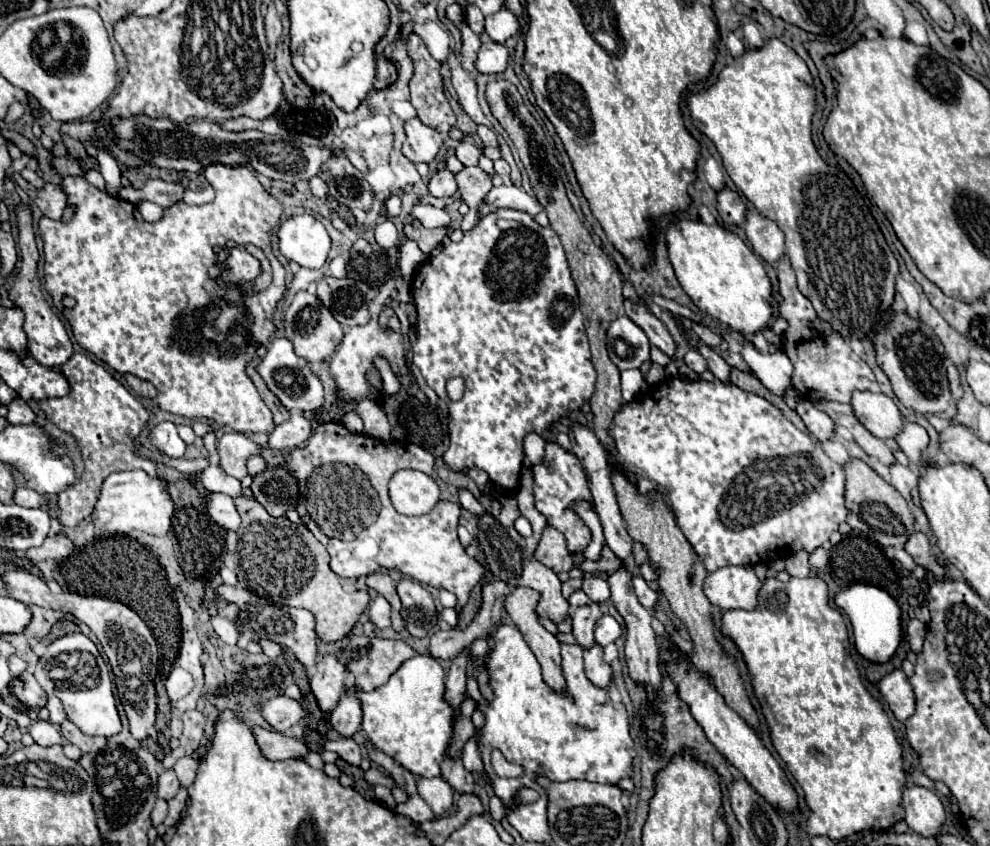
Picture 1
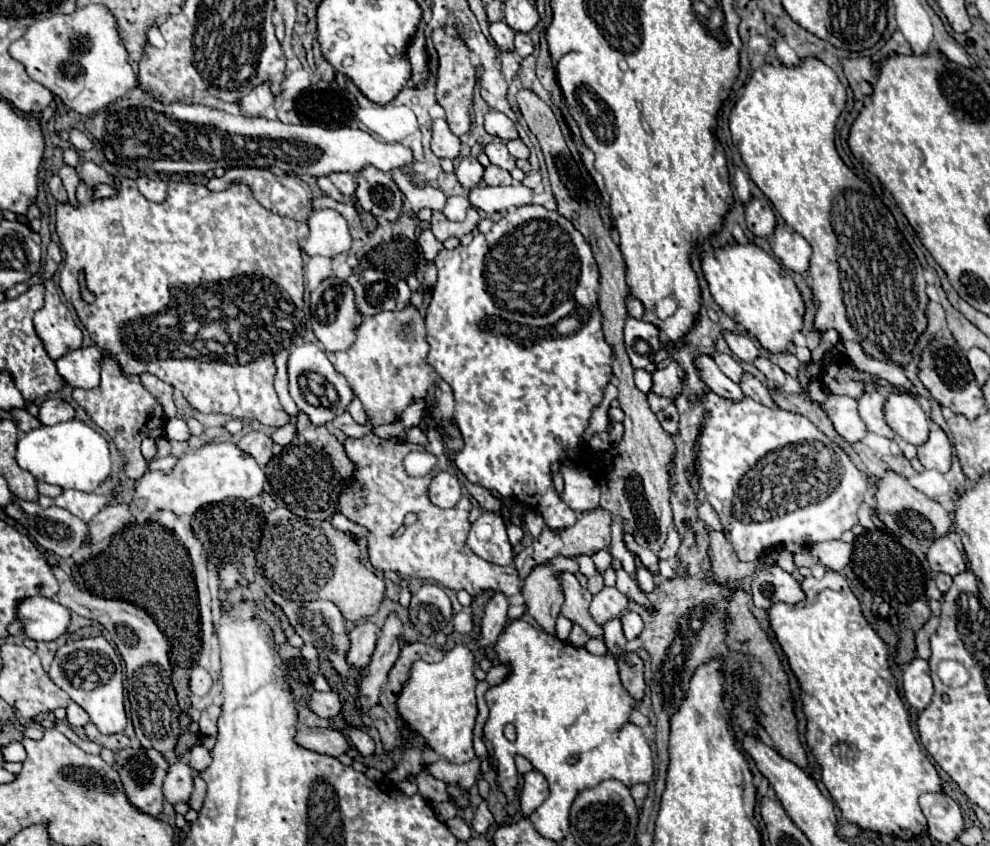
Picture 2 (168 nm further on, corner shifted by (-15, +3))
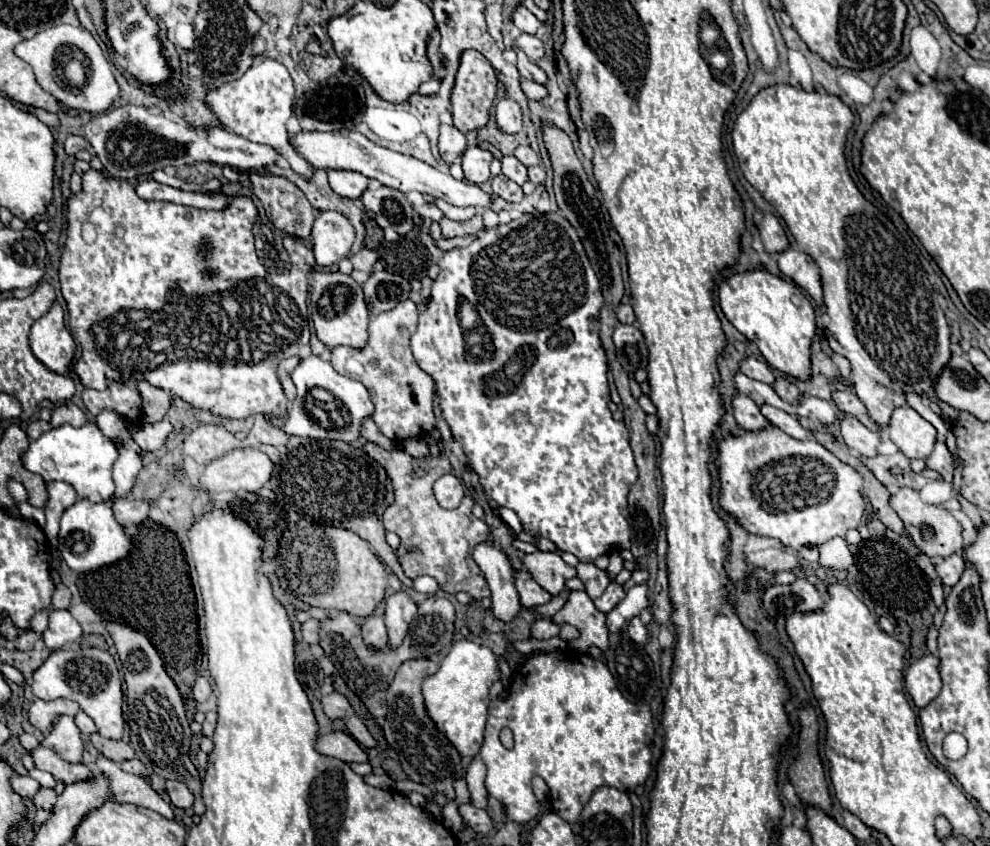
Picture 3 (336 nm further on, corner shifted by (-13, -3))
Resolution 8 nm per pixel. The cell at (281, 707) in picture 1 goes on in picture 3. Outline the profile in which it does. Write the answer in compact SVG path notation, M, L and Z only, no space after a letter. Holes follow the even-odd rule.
M331 692L329 696L323 696L321 706L323 706L323 712L327 714L327 718L331 718L331 720L345 718L347 712L351 710L347 698L343 694L339 694L339 692Z

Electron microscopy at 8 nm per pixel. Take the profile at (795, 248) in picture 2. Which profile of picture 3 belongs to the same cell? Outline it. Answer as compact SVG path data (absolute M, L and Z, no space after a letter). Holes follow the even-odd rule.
M787 248L777 256L779 270L789 276L797 286L805 288L811 298L821 302L821 282L819 282L819 270L817 264L801 250Z

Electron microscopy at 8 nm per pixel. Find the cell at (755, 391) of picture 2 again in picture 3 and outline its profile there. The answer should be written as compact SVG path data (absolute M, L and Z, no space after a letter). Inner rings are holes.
M769 404L759 406L759 410L761 410L761 414L763 414L771 424L779 426L783 432L787 432L787 434L789 434L789 436L793 436L793 438L805 440L805 438L809 438L809 436L811 436L811 434L809 434L809 430L805 430L805 428L797 422L797 418L793 418L791 414L783 412L783 410L777 410L777 408L769 406Z

